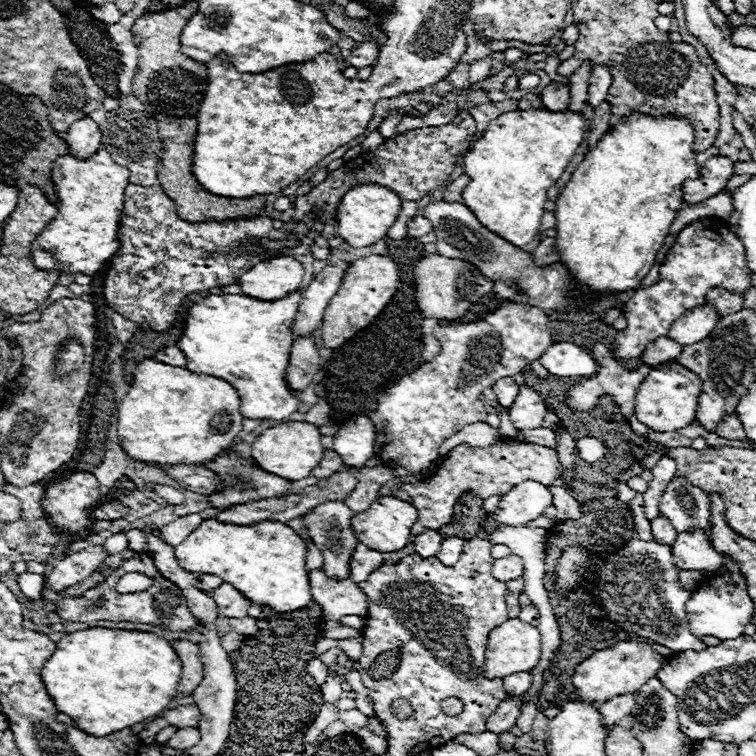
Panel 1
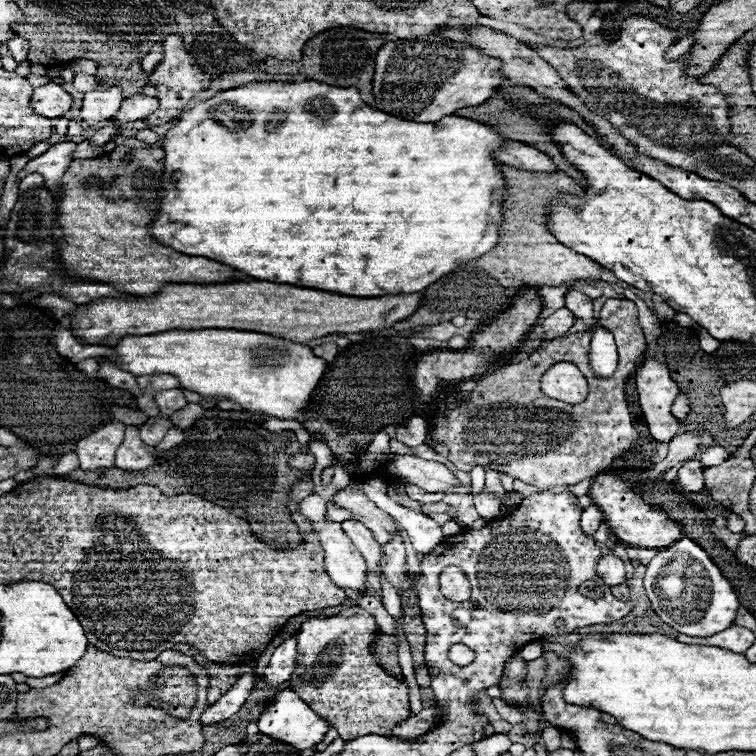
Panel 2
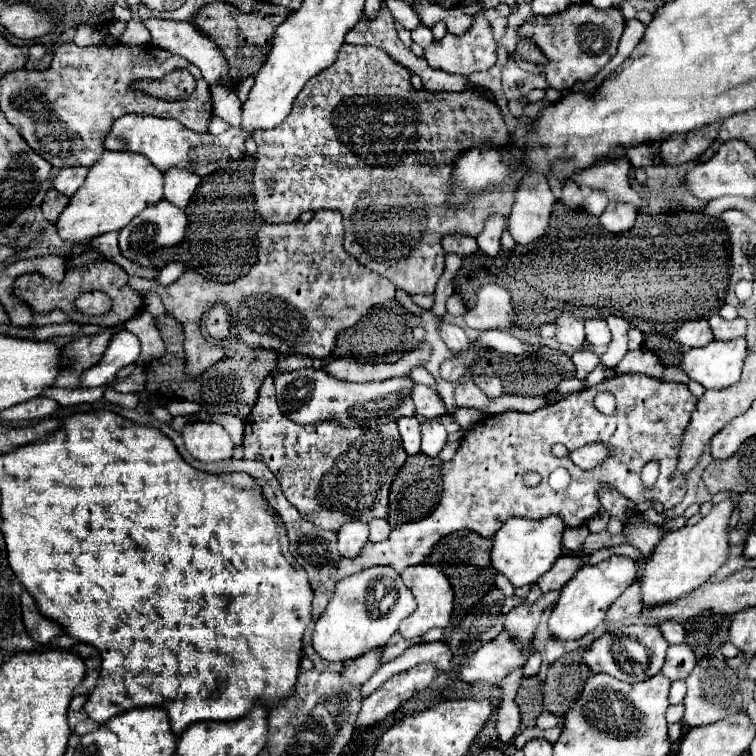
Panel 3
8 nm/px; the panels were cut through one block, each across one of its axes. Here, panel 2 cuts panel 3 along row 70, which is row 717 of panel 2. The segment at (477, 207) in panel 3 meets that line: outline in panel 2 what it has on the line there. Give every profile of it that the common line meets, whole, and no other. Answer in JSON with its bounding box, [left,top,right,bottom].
[290,608,410,740]

